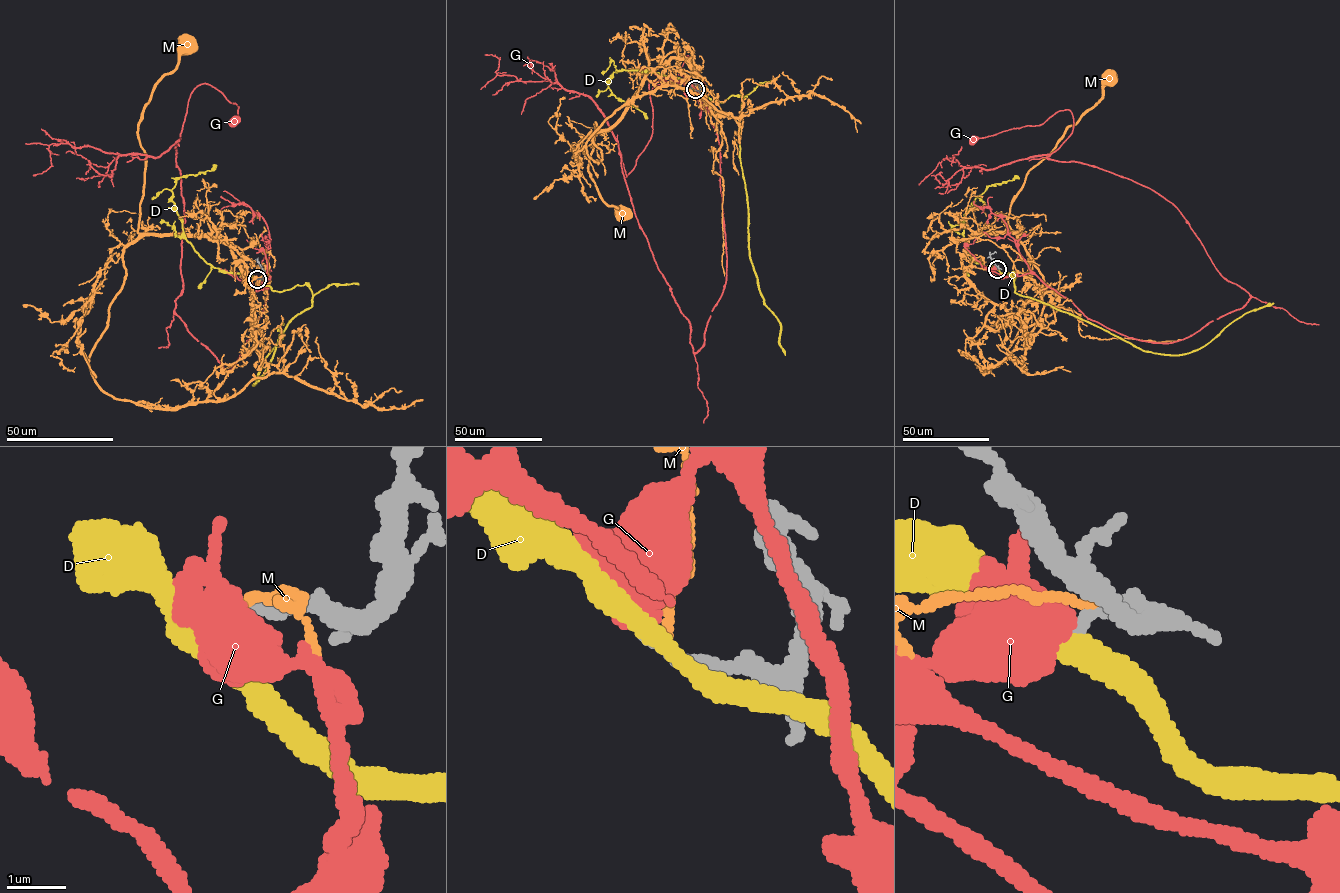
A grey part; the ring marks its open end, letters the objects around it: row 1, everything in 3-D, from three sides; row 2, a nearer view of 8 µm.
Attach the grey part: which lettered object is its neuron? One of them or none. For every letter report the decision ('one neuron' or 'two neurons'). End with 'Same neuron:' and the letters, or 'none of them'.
D: two neurons
G: two neurons
M: two neurons
Same neuron: none of them

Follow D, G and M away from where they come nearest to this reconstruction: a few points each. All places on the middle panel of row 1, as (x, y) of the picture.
D: (695, 90), (712, 101), (746, 97), (739, 129), (750, 259), (763, 301), (779, 323), (779, 345), (785, 355)
G: (695, 89), (720, 149), (727, 267), (703, 345), (693, 352), (618, 153), (625, 177), (651, 135), (643, 70)
M: (696, 90), (694, 64), (672, 58), (647, 75), (612, 126), (593, 123), (587, 169), (606, 204), (622, 211)

